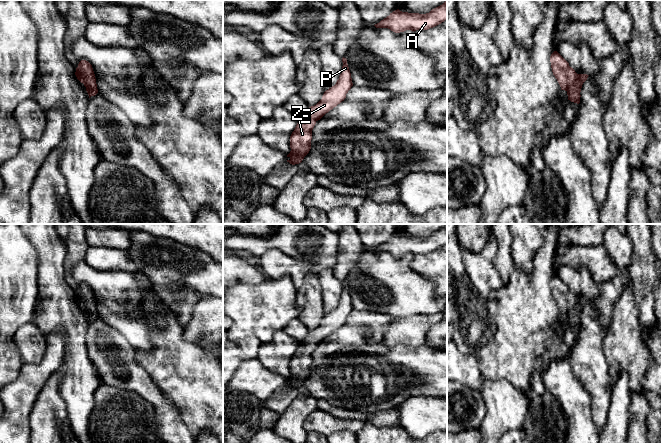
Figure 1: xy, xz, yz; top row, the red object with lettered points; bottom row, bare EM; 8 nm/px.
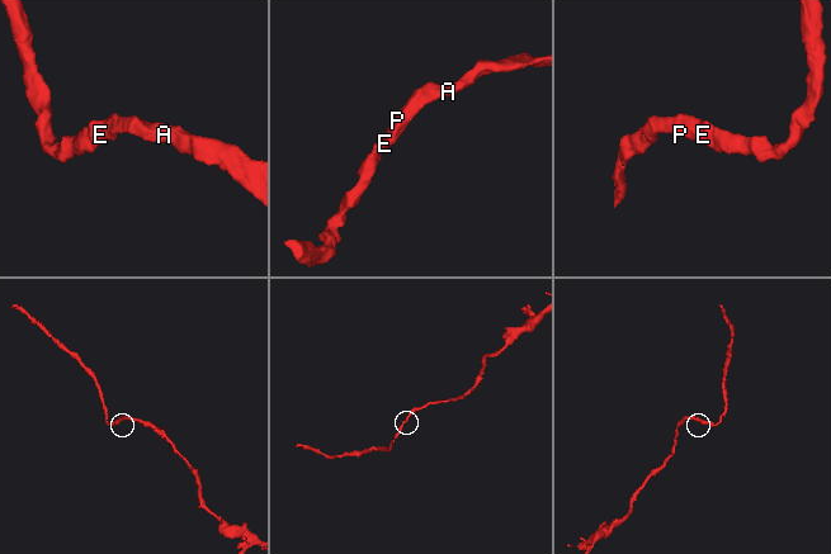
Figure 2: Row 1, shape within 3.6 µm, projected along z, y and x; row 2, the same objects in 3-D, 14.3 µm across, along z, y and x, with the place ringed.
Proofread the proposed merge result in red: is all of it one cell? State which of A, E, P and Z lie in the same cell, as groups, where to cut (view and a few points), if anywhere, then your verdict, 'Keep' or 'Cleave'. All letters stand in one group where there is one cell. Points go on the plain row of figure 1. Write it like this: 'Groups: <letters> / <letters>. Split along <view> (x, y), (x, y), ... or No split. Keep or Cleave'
Groups: A E P Z. No split. Keep

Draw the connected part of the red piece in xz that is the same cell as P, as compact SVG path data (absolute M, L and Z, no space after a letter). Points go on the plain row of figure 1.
M342 282L343 290L336 308L326 314L322 323L314 330L308 332L305 341L300 343L290 360L291 375L287 384L292 389L302 386L311 373L312 354L318 344L326 337L340 328L353 310L347 283Z

